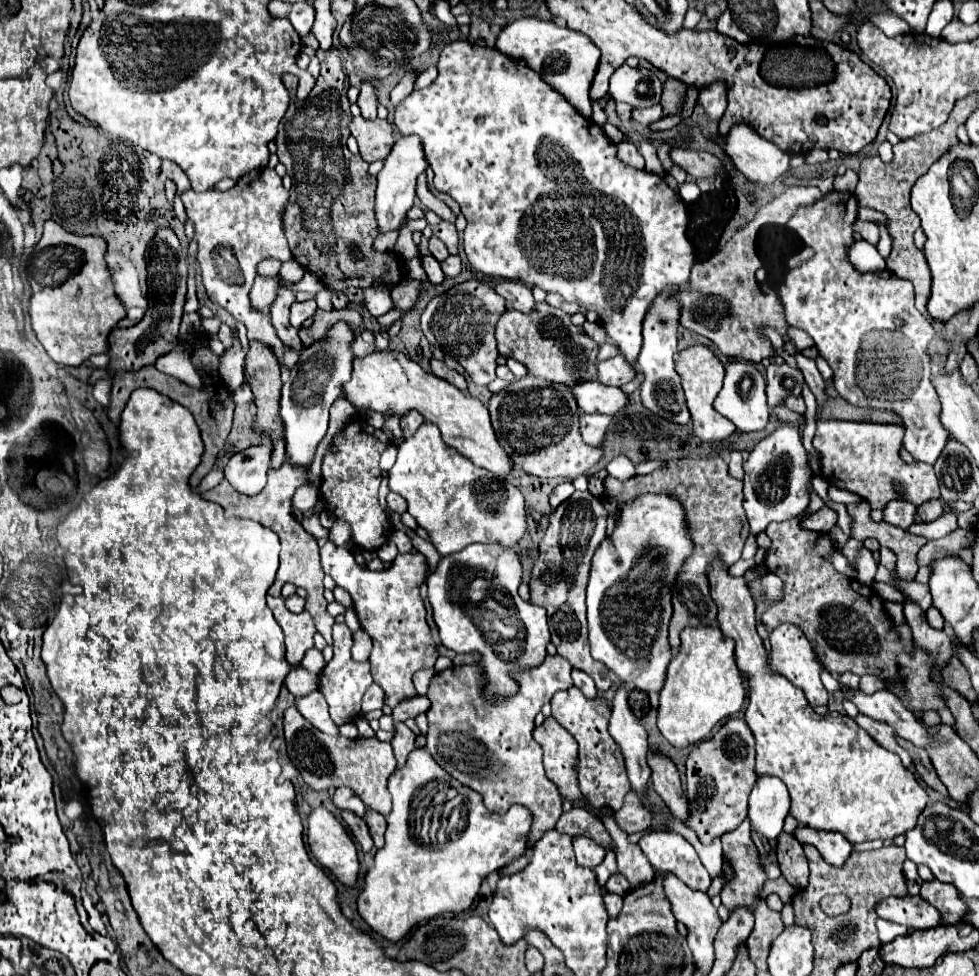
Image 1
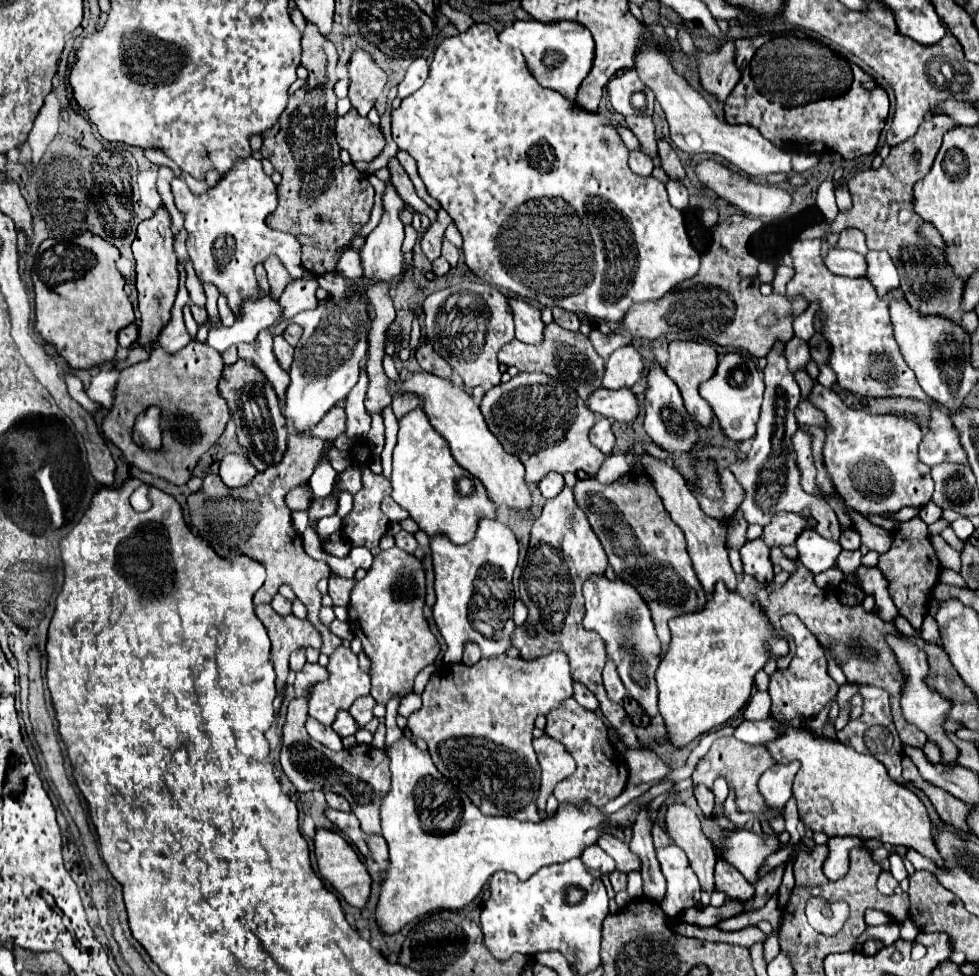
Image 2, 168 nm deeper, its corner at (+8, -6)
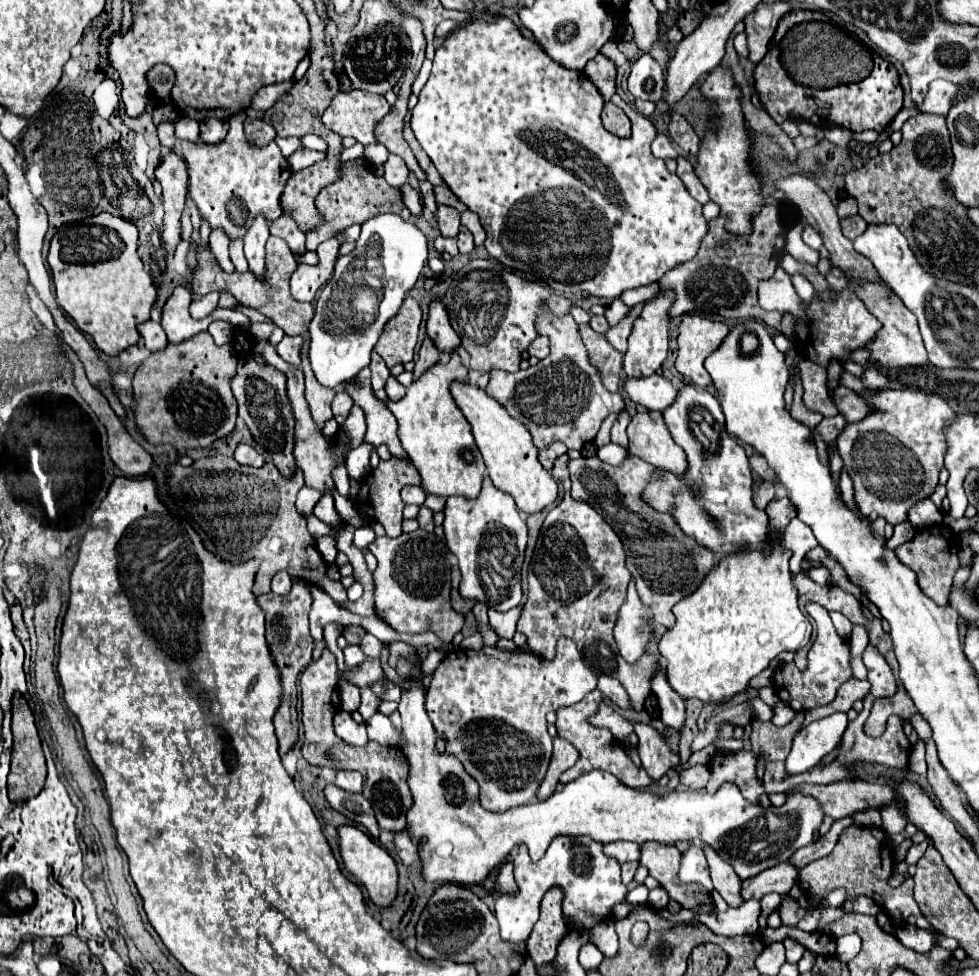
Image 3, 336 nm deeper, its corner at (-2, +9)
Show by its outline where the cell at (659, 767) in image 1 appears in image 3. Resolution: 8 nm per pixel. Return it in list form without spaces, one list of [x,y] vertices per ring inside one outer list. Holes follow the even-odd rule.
[[[709,845],[703,847],[703,853],[705,853],[709,869],[711,869],[713,887],[719,891],[719,895],[727,901],[729,907],[739,907],[743,903],[743,899],[739,895],[739,891],[741,891],[741,879],[737,877],[737,873]]]

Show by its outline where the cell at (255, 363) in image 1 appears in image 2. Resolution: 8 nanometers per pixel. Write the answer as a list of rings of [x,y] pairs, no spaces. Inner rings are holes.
[[[237,360],[235,364],[223,368],[223,376],[219,380],[219,394],[229,404],[231,416],[237,426],[239,444],[247,448],[243,450],[243,454],[257,468],[257,472],[263,472],[265,468],[279,464],[287,448],[287,428],[285,428],[285,416],[279,406],[279,398],[275,396],[271,384],[267,384],[267,378],[255,366]]]

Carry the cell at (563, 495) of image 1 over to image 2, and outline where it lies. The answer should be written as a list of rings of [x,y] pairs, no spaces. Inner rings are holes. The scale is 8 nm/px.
[[[549,472],[537,482],[537,486],[539,486],[543,498],[549,500],[549,498],[553,498],[553,494],[557,494],[559,488],[563,488],[563,476],[559,472]]]

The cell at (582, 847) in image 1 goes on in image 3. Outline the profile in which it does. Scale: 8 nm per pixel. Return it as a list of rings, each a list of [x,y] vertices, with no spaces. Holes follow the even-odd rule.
[[[615,841],[615,843],[605,843],[603,853],[607,857],[617,859],[619,863],[627,861],[639,861],[639,845],[633,841]]]

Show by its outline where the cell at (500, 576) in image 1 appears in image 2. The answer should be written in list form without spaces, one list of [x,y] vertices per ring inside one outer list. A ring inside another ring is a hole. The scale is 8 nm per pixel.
[[[479,520],[479,530],[475,540],[467,544],[451,544],[445,536],[431,538],[431,556],[435,568],[435,594],[437,602],[433,606],[433,618],[439,626],[447,642],[447,652],[443,660],[447,664],[461,662],[463,644],[475,642],[481,646],[485,658],[505,654],[511,646],[511,632],[515,630],[513,624],[513,598],[495,598],[481,578],[481,572],[503,572],[505,582],[511,584],[513,570],[517,566],[519,546],[515,534],[497,520]]]

